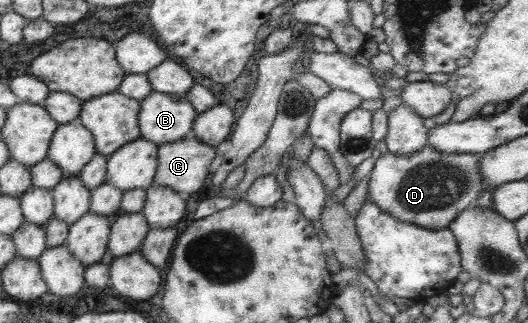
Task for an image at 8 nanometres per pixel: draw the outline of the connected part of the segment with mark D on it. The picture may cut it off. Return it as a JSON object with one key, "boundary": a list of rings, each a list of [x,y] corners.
{"boundary":[[[431,146],[414,154],[381,154],[369,172],[368,198],[385,214],[428,230],[446,228],[452,220],[474,205],[484,184],[476,154],[438,153]]]}

